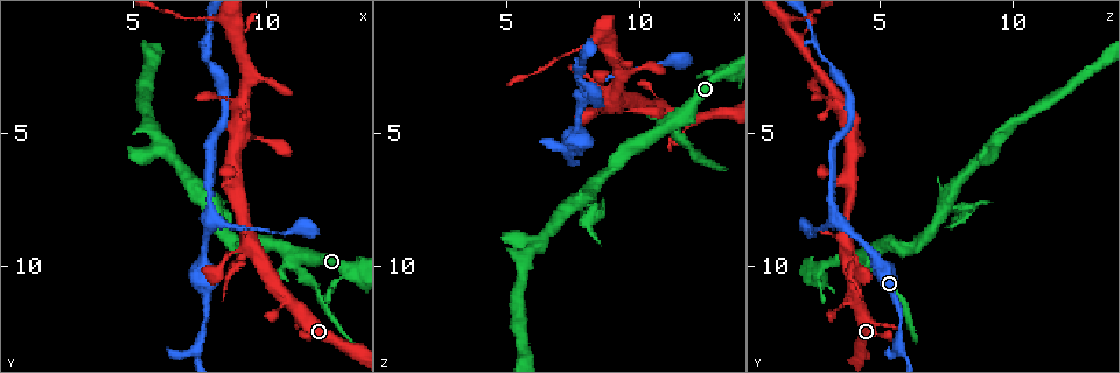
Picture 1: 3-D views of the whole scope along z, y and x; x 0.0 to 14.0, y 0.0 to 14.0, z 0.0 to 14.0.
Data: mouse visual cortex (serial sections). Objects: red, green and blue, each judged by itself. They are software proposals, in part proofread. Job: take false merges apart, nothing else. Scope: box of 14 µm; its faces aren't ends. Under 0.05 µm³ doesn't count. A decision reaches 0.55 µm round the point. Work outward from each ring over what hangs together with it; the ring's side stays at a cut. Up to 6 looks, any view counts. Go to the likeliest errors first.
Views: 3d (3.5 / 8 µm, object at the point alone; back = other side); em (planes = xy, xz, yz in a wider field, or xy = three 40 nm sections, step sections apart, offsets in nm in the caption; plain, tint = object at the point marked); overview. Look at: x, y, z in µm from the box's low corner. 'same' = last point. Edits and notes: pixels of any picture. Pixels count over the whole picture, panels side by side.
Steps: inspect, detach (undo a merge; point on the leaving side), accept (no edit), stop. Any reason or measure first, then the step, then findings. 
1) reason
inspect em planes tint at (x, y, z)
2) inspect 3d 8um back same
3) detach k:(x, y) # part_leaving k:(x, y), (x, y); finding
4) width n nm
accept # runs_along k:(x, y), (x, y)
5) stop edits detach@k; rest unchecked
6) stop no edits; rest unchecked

three-way junction
inspect 3d 3.5um at (11.1, 9.9, 4.5)

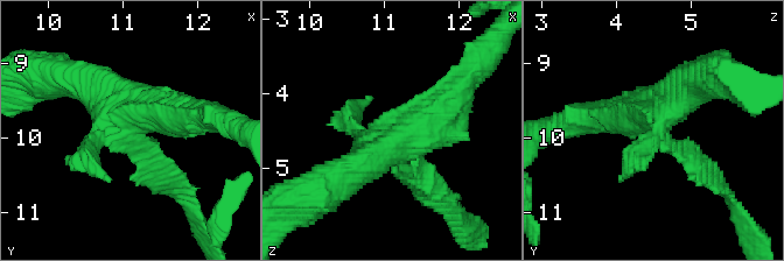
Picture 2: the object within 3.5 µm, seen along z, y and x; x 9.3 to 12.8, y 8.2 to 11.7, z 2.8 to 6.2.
inspect em xy step 1 tint at (11.10, 9.90, 4.65)

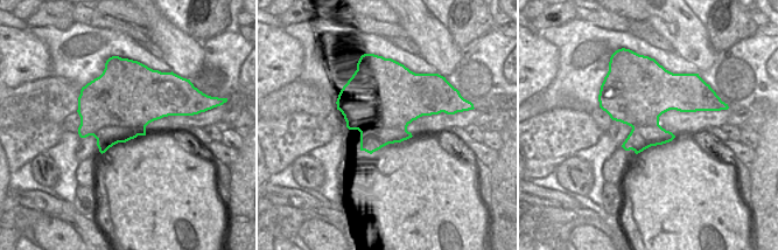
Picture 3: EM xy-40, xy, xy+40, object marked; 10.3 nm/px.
accept # runs_along 2:(453, 94), (414, 131), (331, 184); all the same cell

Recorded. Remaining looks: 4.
three-way junction
inspect 3d 3.5um at (8.1, 7.9, 7.5)

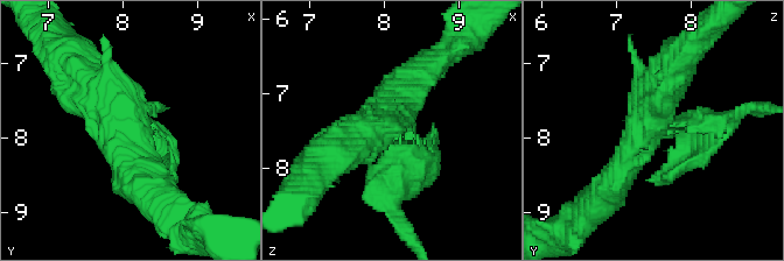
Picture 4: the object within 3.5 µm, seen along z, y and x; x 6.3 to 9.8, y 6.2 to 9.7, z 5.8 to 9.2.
inspect em xy step 3 tint at (8.15, 7.85, 7.55)

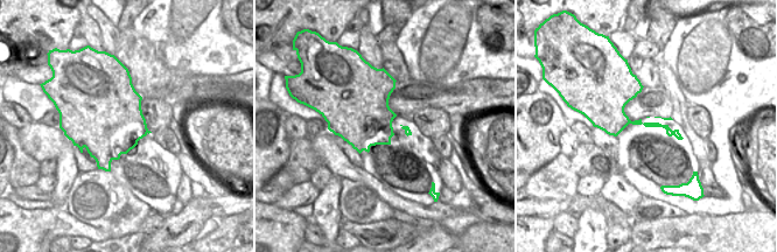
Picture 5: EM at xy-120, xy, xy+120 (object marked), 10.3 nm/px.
inspect em xy step 1 tint same

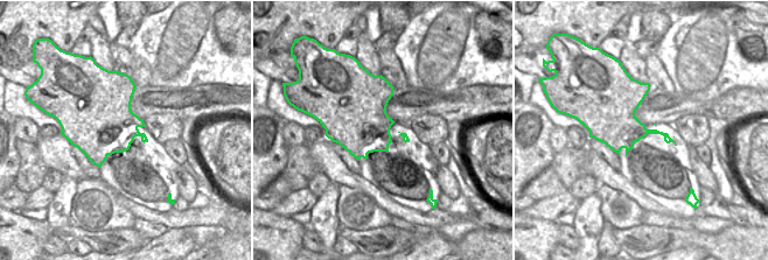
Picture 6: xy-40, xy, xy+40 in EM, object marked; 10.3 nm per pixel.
accept # runs_along 4:(147, 190), (104, 98), (76, 69); one cell here

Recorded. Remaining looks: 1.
stop no edits; rest unchecked

